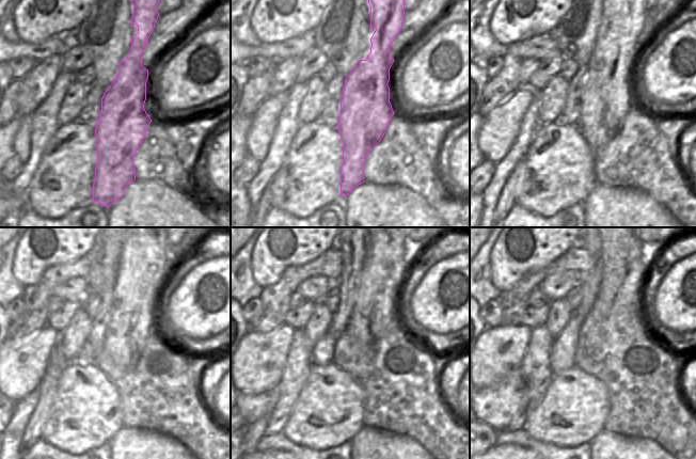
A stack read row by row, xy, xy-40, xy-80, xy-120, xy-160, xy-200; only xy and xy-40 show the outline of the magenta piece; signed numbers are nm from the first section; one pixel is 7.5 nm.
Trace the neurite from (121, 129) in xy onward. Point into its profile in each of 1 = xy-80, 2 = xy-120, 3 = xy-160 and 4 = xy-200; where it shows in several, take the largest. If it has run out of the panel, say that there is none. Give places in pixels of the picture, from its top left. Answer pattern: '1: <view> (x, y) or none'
1: xy-80 (606, 99)
2: xy-120 (131, 321)
3: xy-160 (388, 251)
4: xy-200 (611, 304)

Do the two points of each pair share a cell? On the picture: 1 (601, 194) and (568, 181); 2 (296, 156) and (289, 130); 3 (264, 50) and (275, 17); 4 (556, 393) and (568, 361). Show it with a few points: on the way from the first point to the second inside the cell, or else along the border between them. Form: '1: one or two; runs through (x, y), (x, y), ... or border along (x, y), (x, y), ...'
1: two; border along (597, 185), (581, 203)
2: two; border along (300, 125), (282, 163)
3: two; border along (290, 37), (277, 43), (262, 44)
4: two; border along (574, 365), (554, 375)

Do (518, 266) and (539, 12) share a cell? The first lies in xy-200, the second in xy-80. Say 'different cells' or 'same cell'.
same cell

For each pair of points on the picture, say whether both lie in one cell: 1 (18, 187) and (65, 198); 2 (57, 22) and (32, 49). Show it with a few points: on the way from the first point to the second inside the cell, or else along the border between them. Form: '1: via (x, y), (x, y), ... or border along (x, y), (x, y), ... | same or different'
1: border along (37, 167), (24, 196) | different
2: border along (54, 35), (40, 43), (20, 42) | different

